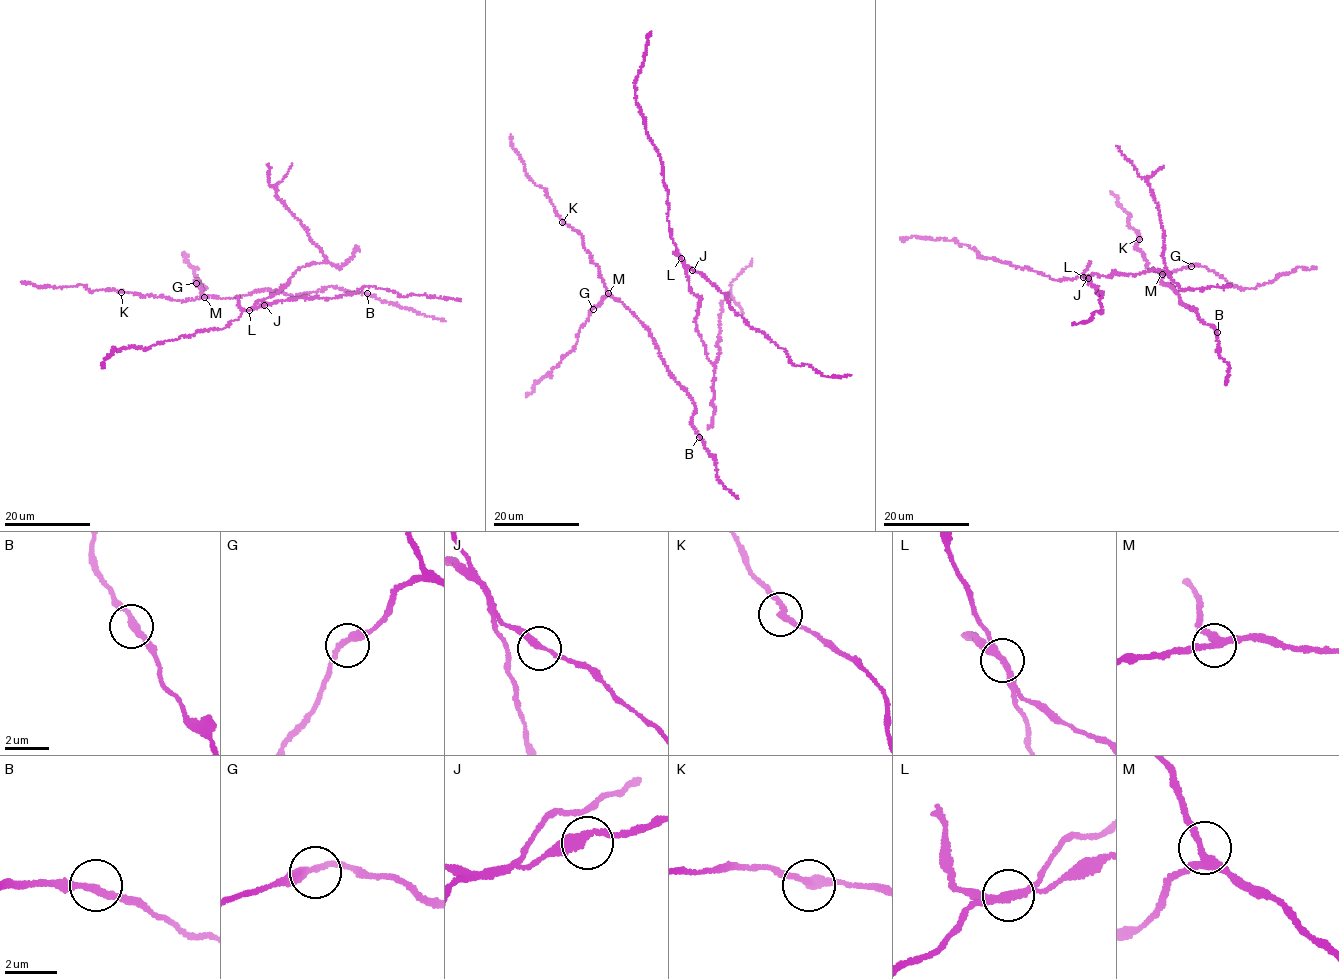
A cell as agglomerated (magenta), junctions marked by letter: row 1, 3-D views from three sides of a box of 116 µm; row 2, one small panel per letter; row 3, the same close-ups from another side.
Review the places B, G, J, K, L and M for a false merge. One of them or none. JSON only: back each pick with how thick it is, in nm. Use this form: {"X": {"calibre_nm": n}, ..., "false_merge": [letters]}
{"L": {"calibre_nm": 240}, "false_merge": ["L"]}

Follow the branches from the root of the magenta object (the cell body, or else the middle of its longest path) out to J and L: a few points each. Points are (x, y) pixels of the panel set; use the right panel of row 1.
J: (1170, 276), (1152, 269), (1128, 275), (1114, 272), (1108, 277), (1092, 274), (1088, 278)
L: (1170, 276), (1152, 269), (1136, 275), (1114, 272), (1111, 276), (1092, 274), (1083, 277)

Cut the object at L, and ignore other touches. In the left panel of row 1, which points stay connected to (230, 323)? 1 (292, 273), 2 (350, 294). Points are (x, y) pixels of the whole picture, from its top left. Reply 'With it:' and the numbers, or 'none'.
With it: 1

